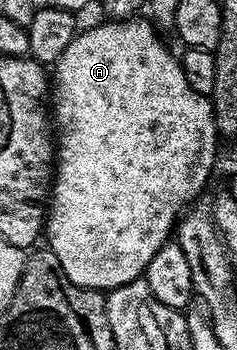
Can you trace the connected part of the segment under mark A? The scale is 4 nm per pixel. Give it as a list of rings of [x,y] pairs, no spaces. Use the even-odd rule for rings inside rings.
[[[108,18],[103,22],[105,24],[96,24],[93,28],[77,31],[76,37],[70,42],[70,46],[66,46],[66,50],[62,50],[62,54],[56,60],[54,65],[54,100],[56,96],[56,108],[54,104],[54,179],[52,181],[52,195],[46,213],[46,244],[52,249],[52,253],[58,258],[58,262],[62,266],[62,270],[66,274],[66,278],[70,278],[70,282],[74,282],[83,288],[94,288],[97,290],[111,290],[122,286],[126,282],[141,279],[144,271],[150,266],[150,258],[154,258],[154,254],[158,254],[158,250],[166,243],[169,243],[170,237],[173,235],[174,229],[177,227],[178,217],[199,197],[199,192],[208,184],[208,179],[212,176],[212,167],[216,164],[216,143],[218,137],[216,135],[216,123],[214,122],[214,114],[212,113],[212,101],[207,96],[198,94],[198,90],[193,90],[190,82],[186,82],[186,74],[182,74],[182,66],[179,59],[160,41],[160,36],[155,32],[151,19],[145,18]]]

